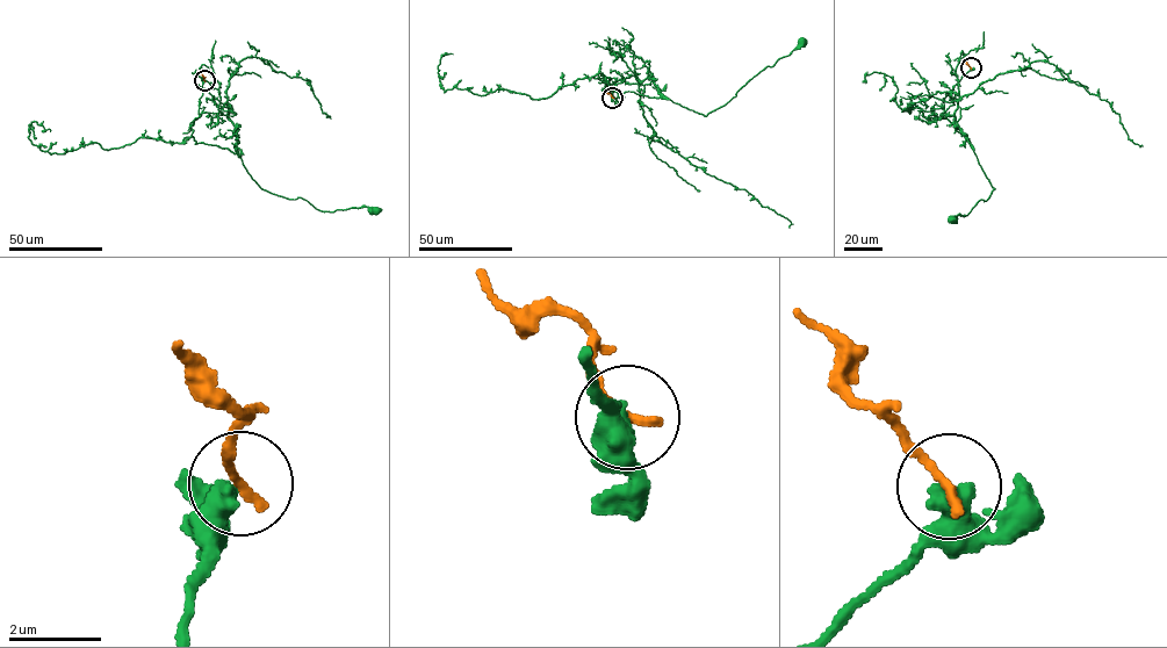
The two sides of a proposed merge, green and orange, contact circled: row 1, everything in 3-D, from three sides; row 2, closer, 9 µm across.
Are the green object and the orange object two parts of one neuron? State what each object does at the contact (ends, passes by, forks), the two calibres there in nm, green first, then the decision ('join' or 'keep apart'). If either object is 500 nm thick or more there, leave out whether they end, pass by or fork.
550 nm thick on the green side, 240 nm on the other; keep apart

